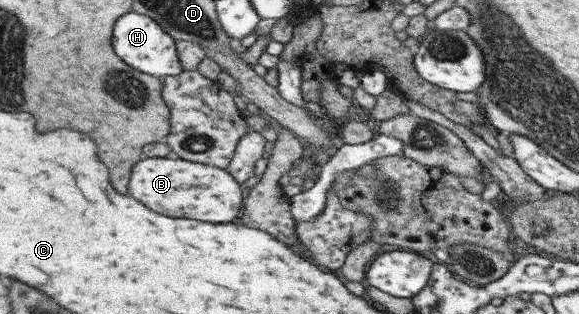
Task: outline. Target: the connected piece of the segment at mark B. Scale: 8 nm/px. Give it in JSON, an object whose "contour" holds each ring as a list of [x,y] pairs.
{"contour":[[[146,159],[134,167],[130,181],[130,193],[146,207],[162,211],[162,215],[198,219],[208,223],[230,223],[236,221],[238,213],[245,207],[242,189],[228,169],[206,165],[185,159]]]}

